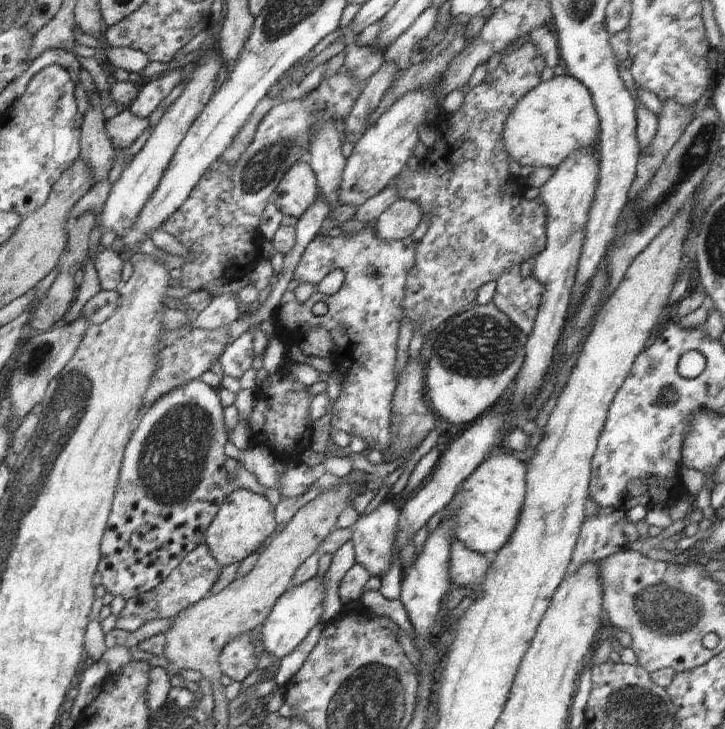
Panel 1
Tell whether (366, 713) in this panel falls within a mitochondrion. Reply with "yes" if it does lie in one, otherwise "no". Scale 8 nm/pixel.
yes

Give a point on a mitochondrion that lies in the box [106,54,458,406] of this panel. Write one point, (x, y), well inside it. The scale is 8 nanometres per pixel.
(262, 168)

